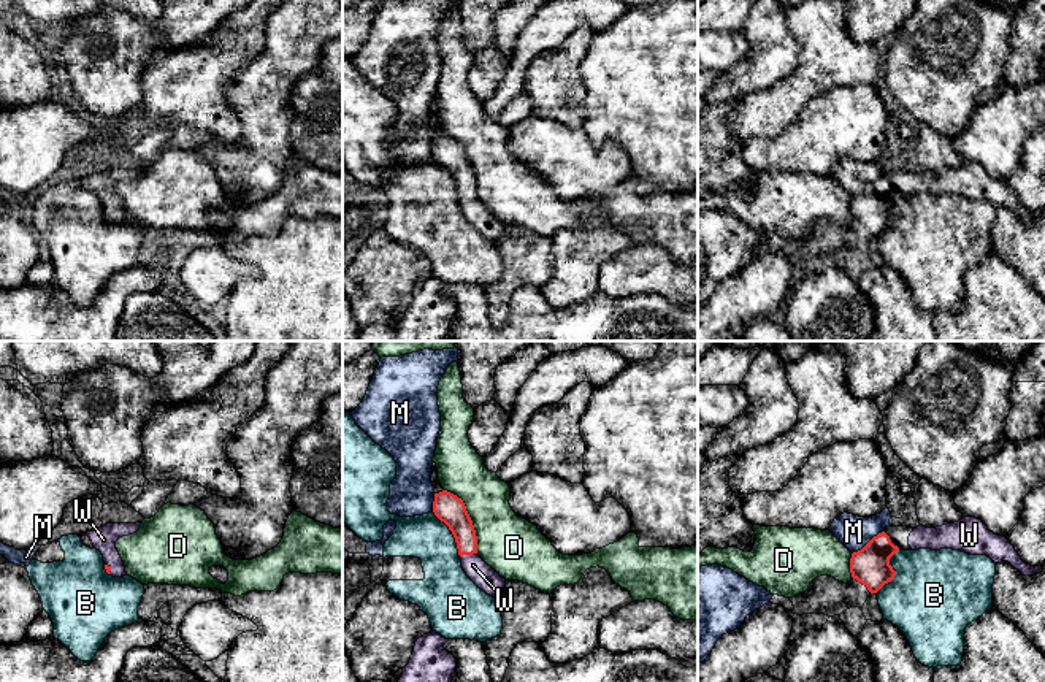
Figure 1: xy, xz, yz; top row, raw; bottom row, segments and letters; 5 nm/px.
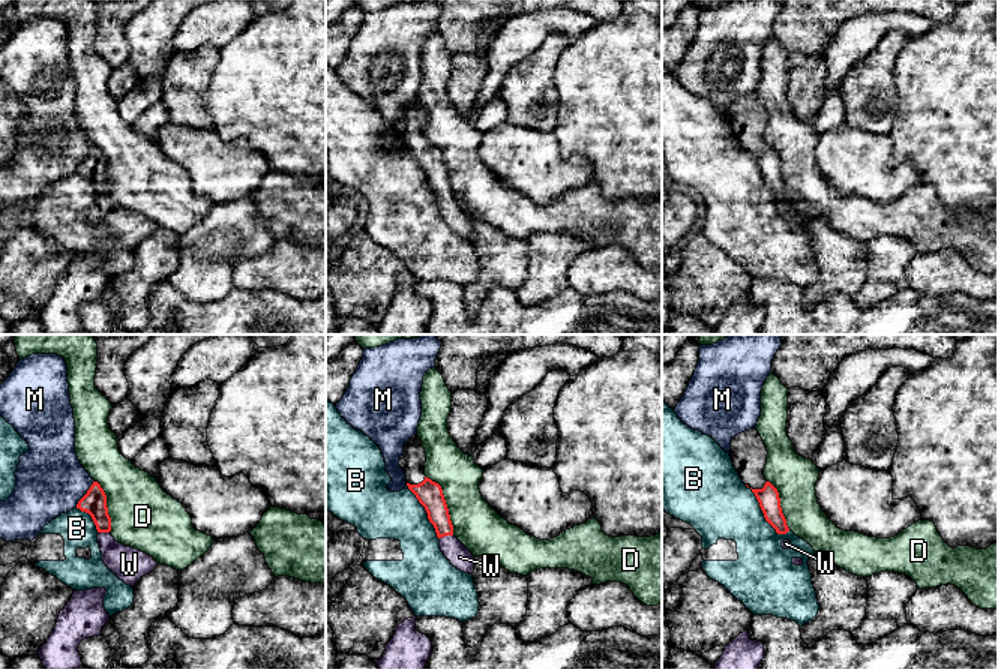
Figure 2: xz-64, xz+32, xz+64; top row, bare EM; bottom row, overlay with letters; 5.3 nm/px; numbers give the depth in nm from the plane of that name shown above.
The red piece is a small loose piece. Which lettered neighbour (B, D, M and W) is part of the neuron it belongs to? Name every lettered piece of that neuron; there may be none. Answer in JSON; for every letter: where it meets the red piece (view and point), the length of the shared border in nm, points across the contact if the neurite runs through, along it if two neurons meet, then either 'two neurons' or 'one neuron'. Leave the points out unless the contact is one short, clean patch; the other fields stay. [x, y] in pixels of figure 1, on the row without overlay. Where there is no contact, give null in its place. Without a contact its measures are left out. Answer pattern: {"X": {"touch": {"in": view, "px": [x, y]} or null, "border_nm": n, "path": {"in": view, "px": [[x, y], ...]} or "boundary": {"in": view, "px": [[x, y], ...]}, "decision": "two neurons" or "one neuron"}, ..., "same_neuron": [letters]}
{"B": {"touch": {"in": "xz", "px": [452, 178]}, "border_nm": 280, "boundary": {"in": "xz", "px": [[432, 156], [451, 176], [460, 200]]}, "decision": "two neurons"}, "D": {"touch": {"in": "xz", "px": [470, 162]}, "border_nm": 360, "boundary": {"in": "xz", "px": [[444, 134], [462, 145], [474, 175], [478, 197]]}, "decision": "two neurons"}, "M": {"touch": {"in": "yz", "px": [868, 187]}, "border_nm": 200, "boundary": {"in": "yz", "px": [[882, 175], [852, 199]]}, "decision": "two neurons"}, "W": {"touch": {"in": "xz", "px": [468, 199]}, "border_nm": 90, "path": {"in": "xz", "px": [[451, 154], [463, 175], [468, 199], [471, 208], [486, 222]]}, "decision": "one neuron"}, "same_neuron": ["W"]}

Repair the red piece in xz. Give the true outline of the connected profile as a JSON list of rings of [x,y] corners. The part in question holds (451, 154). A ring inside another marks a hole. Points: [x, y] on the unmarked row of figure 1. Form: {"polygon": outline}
{"polygon": [[[434,106],[430,121],[434,132],[433,157],[452,176],[463,216],[482,236],[498,243],[506,233],[506,224],[477,200],[476,174],[463,144],[441,132]]]}

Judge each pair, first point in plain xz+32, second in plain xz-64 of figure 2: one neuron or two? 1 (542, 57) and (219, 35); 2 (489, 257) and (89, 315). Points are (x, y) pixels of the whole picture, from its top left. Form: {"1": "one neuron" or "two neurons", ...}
{"1": "two neurons", "2": "one neuron"}

